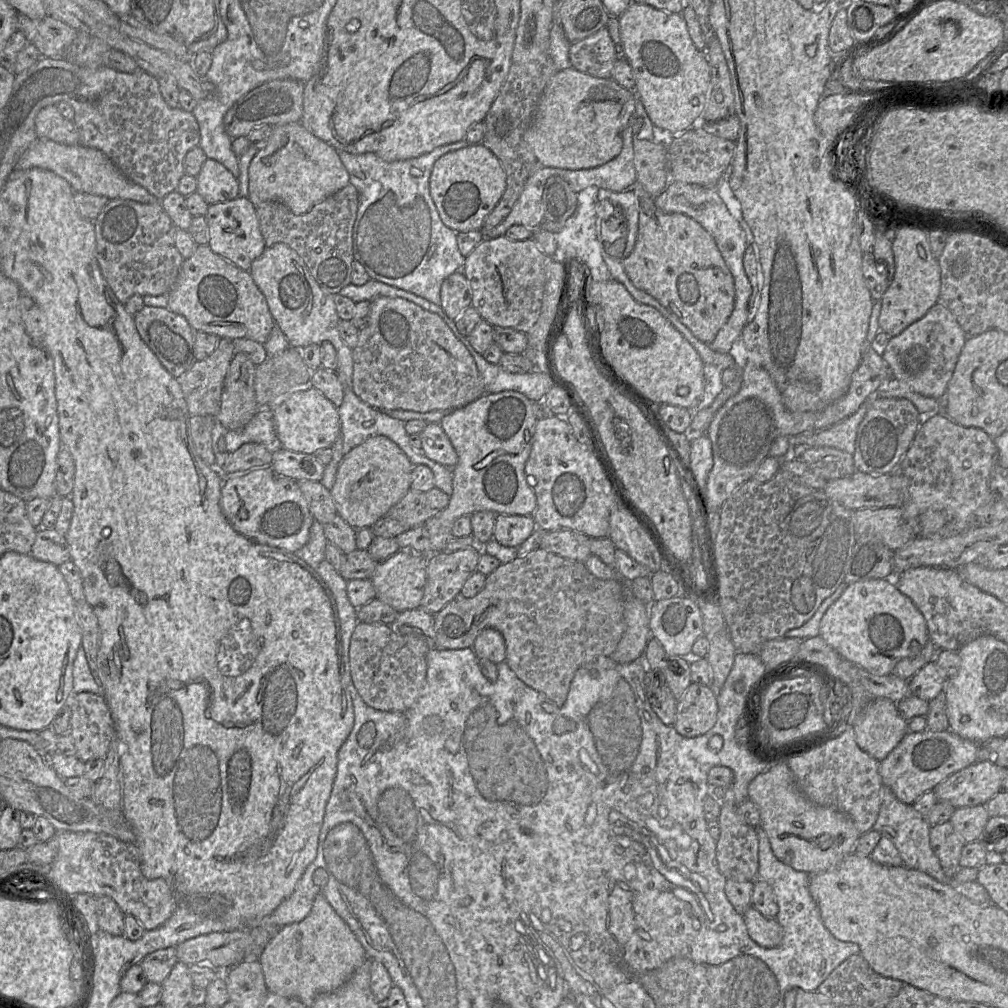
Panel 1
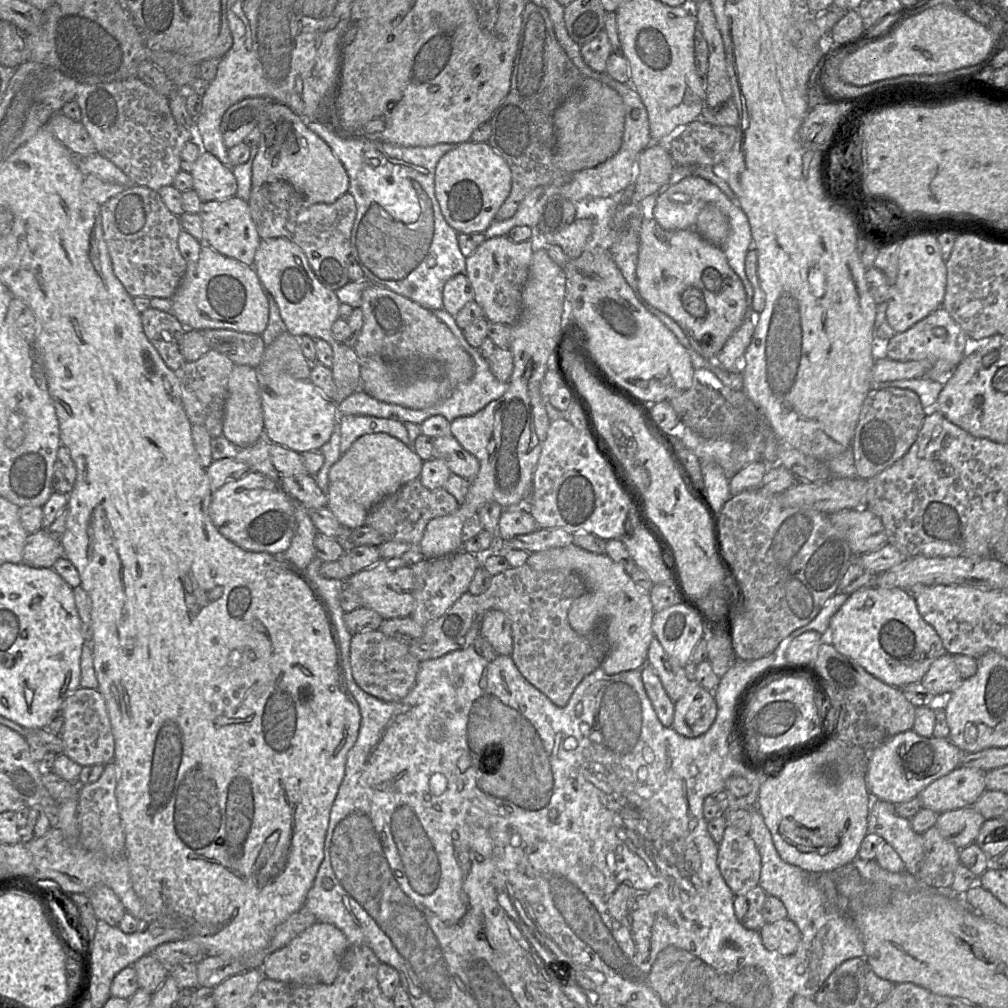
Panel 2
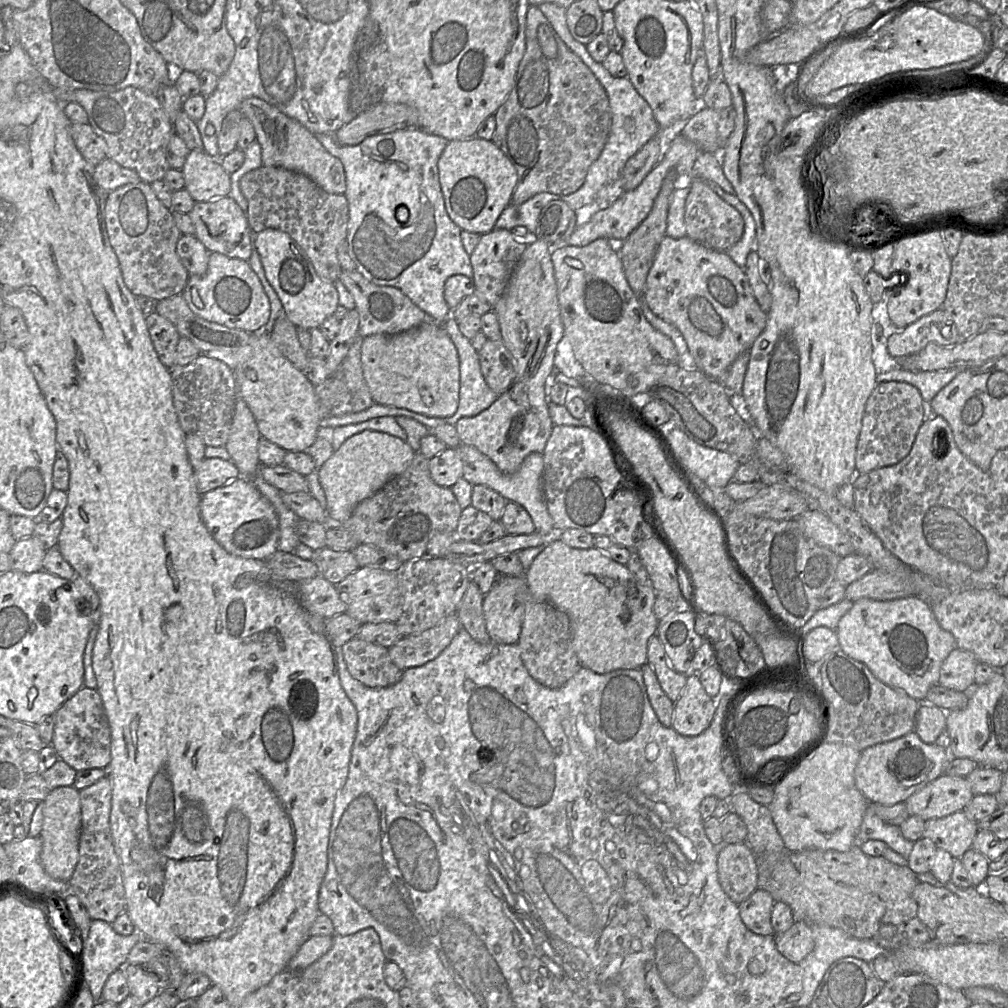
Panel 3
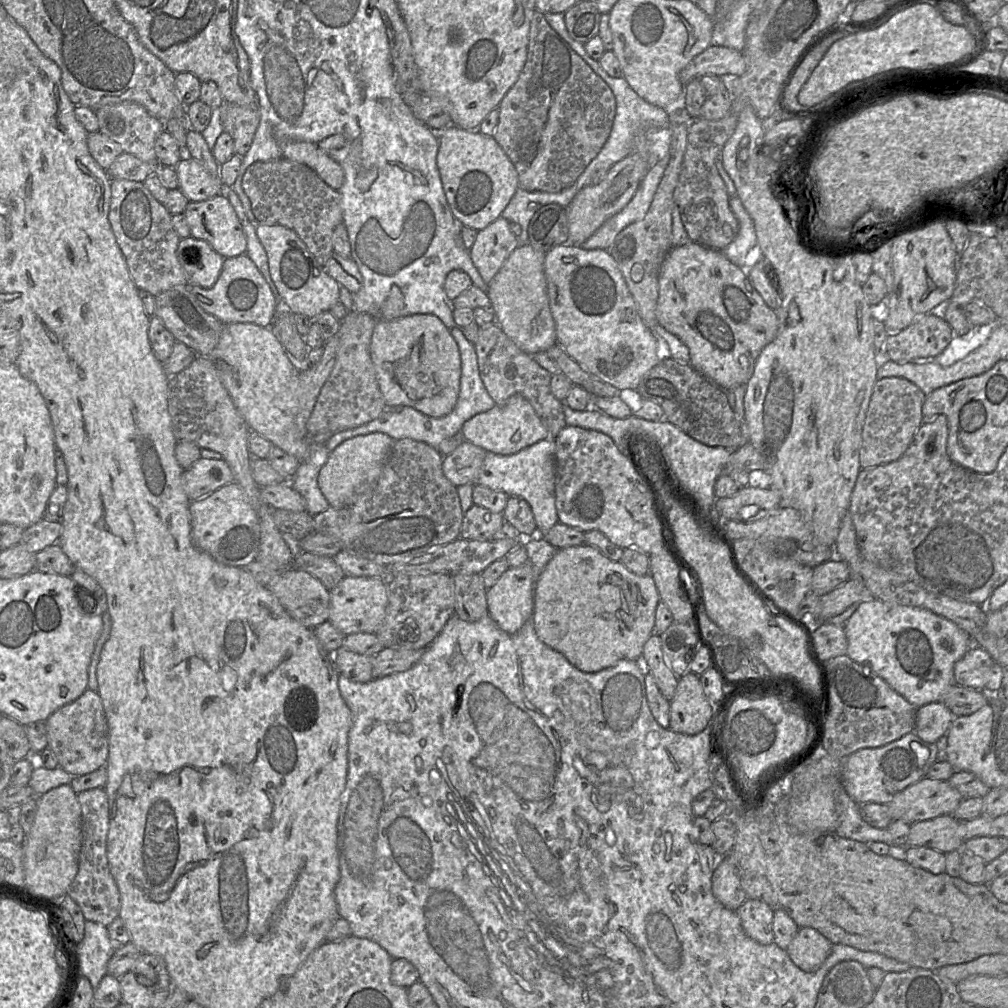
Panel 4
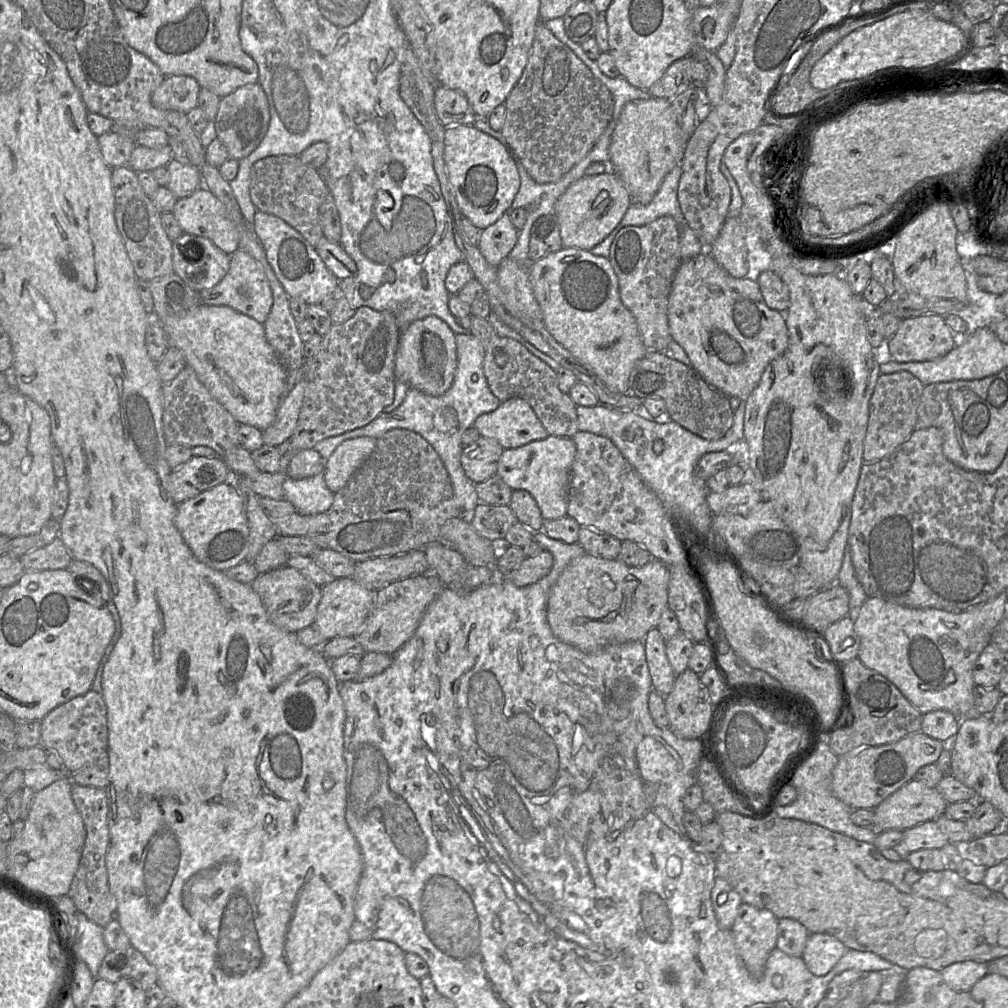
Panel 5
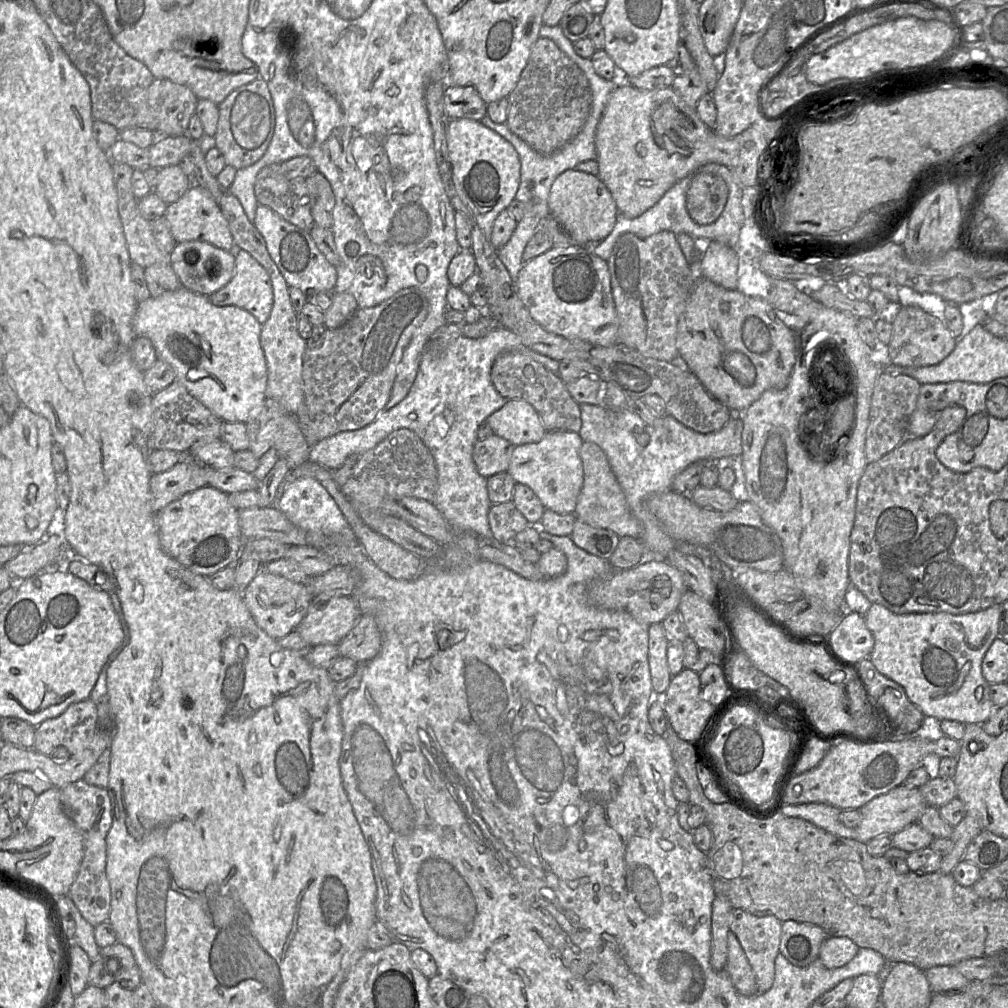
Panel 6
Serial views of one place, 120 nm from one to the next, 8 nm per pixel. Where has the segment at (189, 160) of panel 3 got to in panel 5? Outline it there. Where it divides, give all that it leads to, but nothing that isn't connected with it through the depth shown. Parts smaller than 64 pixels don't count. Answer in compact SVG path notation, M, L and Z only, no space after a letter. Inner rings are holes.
M175 158L166 165L169 180L166 186L177 199L192 195L203 185L200 168L192 164L182 164Z

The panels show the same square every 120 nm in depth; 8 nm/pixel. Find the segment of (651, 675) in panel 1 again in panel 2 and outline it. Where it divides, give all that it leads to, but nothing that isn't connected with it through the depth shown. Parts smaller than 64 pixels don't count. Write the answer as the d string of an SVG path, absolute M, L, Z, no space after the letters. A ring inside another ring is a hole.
M644 664L639 670L646 694L651 701L658 719L663 726L671 727L675 702L673 702L666 693L657 672L651 665Z

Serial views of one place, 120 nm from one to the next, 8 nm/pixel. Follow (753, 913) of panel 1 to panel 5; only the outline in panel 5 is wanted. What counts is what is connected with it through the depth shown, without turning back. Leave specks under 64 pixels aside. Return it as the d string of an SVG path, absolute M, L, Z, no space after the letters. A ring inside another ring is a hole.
M825 933L810 934L801 958L815 976L828 974L849 950L835 937Z

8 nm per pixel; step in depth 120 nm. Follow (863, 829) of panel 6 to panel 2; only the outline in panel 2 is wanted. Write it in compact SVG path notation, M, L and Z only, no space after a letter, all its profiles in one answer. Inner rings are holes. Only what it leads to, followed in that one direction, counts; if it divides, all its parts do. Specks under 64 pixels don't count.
M958 766L931 782L917 797L923 808L938 814L972 806L986 791L985 772L987 771Z

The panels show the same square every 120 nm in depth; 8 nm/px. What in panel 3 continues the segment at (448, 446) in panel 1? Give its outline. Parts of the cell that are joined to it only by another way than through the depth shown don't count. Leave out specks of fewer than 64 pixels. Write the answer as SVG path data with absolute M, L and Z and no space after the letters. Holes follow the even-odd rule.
M460 444L456 447L463 463L462 478L472 485L484 485L498 492L507 501L521 505L530 515L535 531L542 535L555 535L553 519L550 516L543 491L544 462L542 453L533 452L525 457L519 469L512 474L505 474L487 456L477 448Z

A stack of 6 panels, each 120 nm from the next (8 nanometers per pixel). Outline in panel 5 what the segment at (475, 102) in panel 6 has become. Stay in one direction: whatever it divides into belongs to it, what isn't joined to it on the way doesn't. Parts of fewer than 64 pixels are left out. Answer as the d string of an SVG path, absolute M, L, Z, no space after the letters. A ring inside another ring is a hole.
M437 86L434 92L434 106L444 127L473 124L477 118L466 96L459 90Z

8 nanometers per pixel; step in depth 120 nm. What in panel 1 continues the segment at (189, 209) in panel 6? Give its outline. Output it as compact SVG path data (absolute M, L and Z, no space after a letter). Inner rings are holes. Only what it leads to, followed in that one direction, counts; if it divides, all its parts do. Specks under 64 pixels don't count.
M238 196L230 201L210 204L204 217L208 225L209 248L237 267L249 271L252 262L266 249L256 206L247 197Z

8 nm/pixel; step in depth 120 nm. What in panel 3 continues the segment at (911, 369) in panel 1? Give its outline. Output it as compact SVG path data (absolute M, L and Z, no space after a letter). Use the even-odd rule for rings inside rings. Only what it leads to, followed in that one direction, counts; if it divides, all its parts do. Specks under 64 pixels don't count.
M944 308L920 317L888 338L887 348L894 359L916 354L929 343L954 345L961 340L957 327Z

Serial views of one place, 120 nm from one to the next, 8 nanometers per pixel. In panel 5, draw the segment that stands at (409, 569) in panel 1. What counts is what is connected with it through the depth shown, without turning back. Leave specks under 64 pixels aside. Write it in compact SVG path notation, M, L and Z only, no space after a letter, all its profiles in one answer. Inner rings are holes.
M352 577L331 579L322 587L314 626L327 640L338 637L355 637L364 627L374 606L377 591L372 591L356 582Z

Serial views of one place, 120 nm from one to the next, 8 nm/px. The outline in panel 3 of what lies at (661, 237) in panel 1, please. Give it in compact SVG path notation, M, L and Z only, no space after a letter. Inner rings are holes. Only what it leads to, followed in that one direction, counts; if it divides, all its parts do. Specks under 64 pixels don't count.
M666 235L662 239L647 275L643 299L654 314L681 332L694 358L695 367L720 383L736 358L750 351L767 323L767 312L757 302L743 268L726 251L711 249L688 236L671 238Z

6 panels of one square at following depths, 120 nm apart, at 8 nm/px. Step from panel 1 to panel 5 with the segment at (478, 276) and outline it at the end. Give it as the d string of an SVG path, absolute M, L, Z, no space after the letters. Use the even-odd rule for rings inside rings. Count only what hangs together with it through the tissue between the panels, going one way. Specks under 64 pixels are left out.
M504 213L495 223L481 230L477 247L491 266L498 267L509 256L518 234L509 213Z

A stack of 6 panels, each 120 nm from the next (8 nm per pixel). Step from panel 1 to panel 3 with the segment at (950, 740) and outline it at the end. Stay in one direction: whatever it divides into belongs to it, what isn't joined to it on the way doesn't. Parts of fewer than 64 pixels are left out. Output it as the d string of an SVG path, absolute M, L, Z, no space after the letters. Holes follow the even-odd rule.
M911 731L899 738L862 750L854 771L855 784L869 803L894 805L904 802L914 792L942 775L950 758L949 750L935 743L924 743Z

